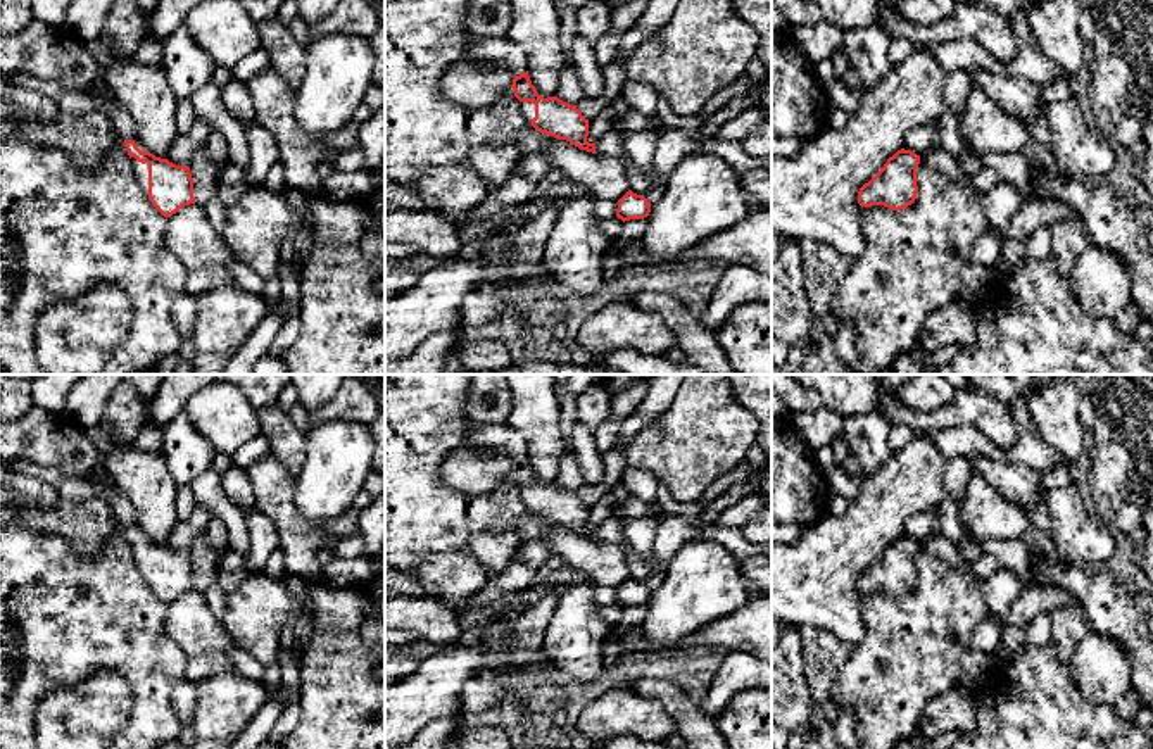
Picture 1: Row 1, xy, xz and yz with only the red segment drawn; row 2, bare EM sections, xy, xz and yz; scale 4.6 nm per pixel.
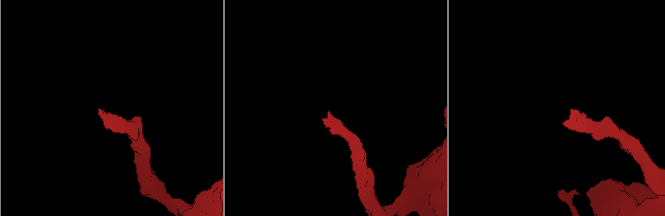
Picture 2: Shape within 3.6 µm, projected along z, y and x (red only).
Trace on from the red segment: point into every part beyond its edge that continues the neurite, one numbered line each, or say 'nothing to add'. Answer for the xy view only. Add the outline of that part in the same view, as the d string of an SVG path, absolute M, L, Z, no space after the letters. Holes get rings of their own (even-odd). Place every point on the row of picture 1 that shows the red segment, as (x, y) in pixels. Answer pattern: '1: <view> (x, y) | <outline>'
1: xy (140, 169) | M131 157L131 166L138 185L143 188L145 193L148 193L148 164L142 164L135 157Z

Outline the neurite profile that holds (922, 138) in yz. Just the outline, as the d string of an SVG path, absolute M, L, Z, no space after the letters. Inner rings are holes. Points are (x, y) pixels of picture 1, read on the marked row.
M936 123L922 124L904 135L903 148L922 155L929 150L939 148L939 135Z

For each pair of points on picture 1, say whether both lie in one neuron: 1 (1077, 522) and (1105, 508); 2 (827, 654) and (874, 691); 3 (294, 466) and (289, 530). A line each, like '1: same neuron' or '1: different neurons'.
1: different neurons
2: different neurons
3: different neurons

